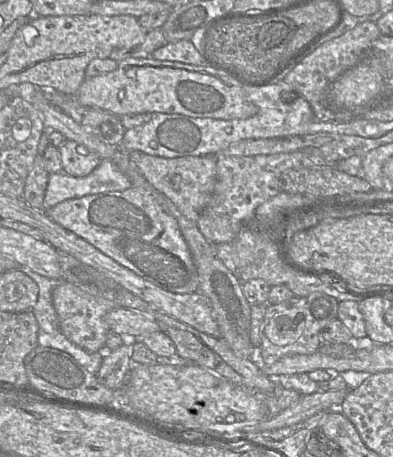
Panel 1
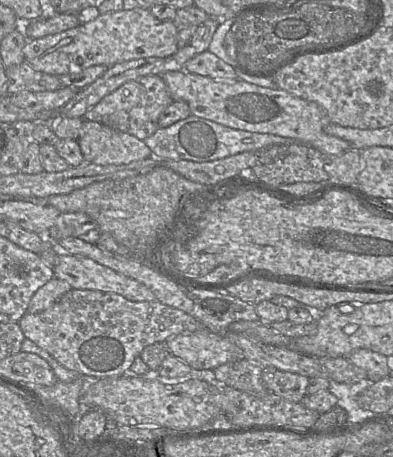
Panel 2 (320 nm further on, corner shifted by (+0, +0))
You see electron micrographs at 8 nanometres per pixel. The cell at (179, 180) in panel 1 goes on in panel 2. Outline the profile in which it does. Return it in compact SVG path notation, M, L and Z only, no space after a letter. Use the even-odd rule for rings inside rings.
M137 7L100 14L79 26L42 38L28 40L23 48L25 61L35 70L54 76L79 74L94 65L115 64L148 57L165 58L177 51L179 27L173 21L157 19L149 9Z

